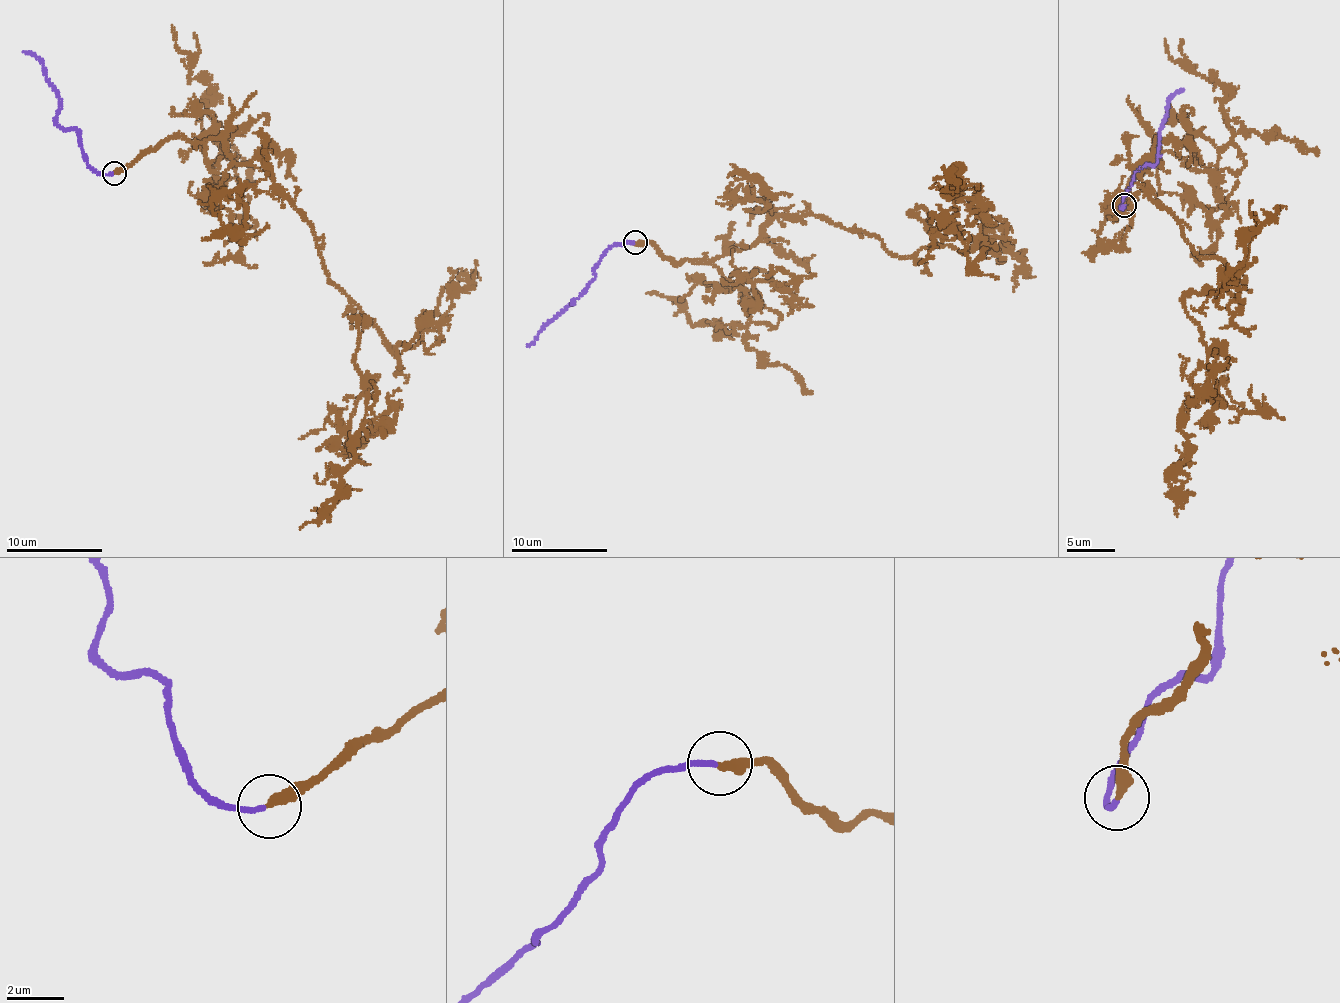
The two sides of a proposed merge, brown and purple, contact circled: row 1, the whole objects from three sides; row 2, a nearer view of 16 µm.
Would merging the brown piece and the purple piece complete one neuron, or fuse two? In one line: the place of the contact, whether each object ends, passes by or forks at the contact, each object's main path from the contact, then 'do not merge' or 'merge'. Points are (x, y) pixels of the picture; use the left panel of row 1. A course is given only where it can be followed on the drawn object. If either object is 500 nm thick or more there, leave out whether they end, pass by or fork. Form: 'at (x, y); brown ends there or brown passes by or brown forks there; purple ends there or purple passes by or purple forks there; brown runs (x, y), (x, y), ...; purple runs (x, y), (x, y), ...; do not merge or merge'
at (114, 173); brown ends there; purple ends there; brown runs (115, 173), (179, 135), (255, 158), (365, 316), (365, 424), (335, 502), (300, 529); purple runs (112, 172), (100, 174), (86, 163), (80, 134), (59, 125), (58, 92), (42, 61), (22, 52); merge

